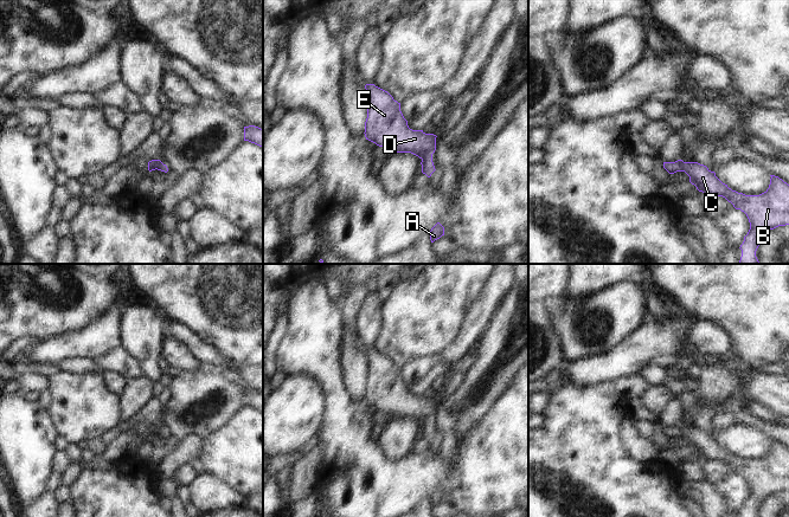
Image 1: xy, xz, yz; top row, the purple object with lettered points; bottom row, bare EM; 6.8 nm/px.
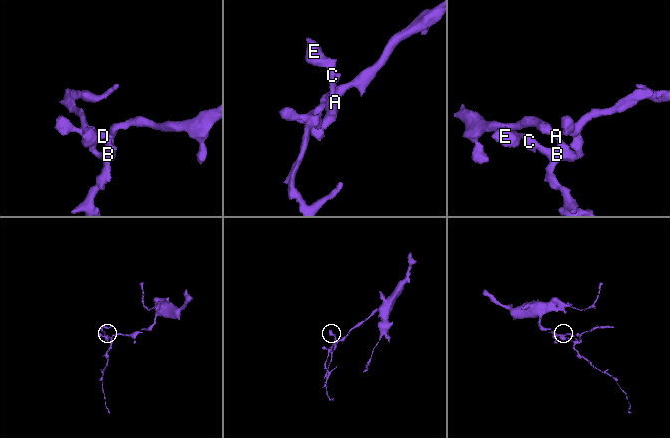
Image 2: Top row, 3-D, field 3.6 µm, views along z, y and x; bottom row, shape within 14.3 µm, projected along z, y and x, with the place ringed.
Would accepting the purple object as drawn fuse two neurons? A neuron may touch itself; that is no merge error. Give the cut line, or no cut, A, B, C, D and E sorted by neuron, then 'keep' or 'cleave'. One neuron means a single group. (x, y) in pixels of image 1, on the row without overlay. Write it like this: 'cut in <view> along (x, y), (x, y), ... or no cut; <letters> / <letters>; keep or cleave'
no cut; A B C D E; keep

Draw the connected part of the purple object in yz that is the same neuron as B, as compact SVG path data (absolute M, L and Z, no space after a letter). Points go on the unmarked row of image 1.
M663 427L663 433L669 439L685 437L699 457L706 461L723 461L746 479L750 495L739 512L742 517L756 517L765 497L789 490L789 450L778 441L770 440L770 450L764 458L745 460L729 453L714 437L698 427Z

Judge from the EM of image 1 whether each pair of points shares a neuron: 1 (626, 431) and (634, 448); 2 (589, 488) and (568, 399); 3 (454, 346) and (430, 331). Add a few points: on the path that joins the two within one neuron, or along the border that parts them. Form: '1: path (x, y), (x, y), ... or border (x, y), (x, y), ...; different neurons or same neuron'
1: path (629, 435), (634, 444); same neuron
2: path (578, 465), (578, 421); same neuron
3: border (463, 318), (456, 335), (437, 354); different neurons

